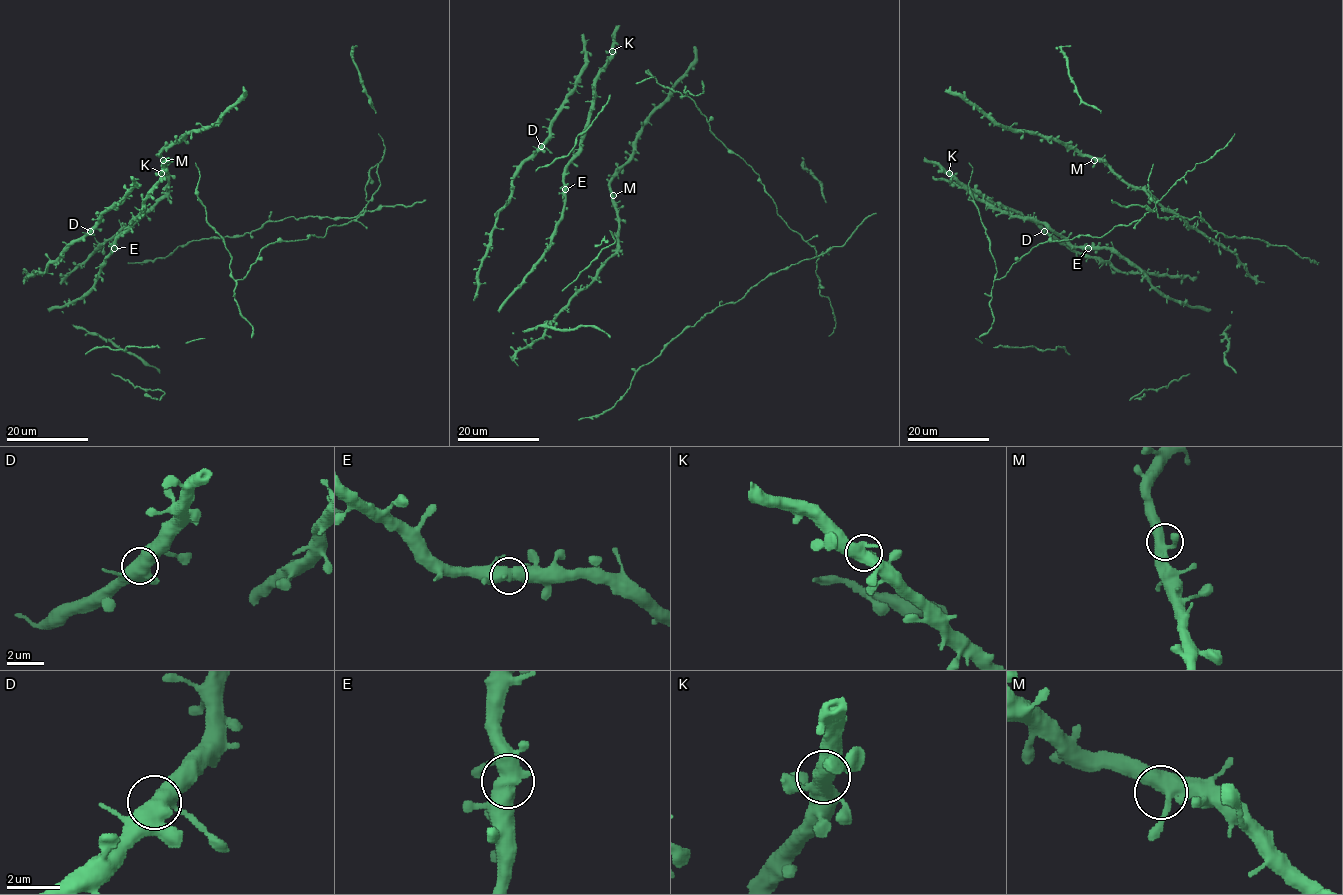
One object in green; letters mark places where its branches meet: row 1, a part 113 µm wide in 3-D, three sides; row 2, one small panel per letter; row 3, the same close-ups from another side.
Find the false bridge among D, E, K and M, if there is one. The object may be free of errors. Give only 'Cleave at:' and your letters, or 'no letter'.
Cleave at: no letter

